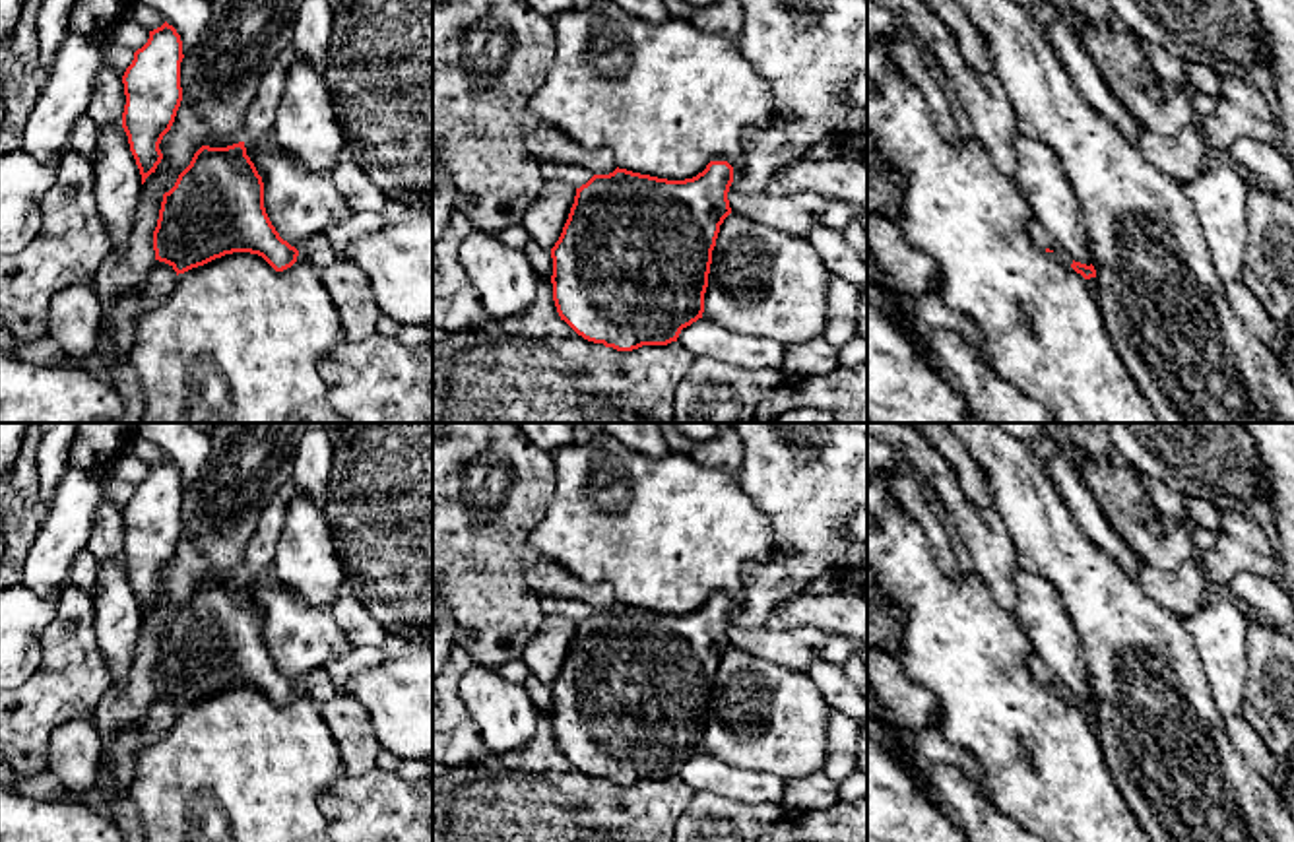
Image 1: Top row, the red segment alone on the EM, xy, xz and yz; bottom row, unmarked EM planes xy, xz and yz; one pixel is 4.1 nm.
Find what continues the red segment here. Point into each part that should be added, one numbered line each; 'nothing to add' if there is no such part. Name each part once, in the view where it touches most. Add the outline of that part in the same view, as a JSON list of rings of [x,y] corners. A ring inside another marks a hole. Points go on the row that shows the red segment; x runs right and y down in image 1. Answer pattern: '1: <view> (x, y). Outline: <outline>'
1: yz (1038, 233). Outline: [[[1032,217],[1026,225],[1030,237],[1042,246],[1042,248],[1050,248],[1053,252],[1059,254],[1061,262],[1065,266],[1073,264],[1073,258],[1065,252],[1059,250],[1057,243],[1053,237],[1048,235],[1048,231]]]

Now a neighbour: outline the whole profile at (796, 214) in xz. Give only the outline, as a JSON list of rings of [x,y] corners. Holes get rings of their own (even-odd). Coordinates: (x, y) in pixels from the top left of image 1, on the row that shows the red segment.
[[[733,184],[729,186],[728,200],[731,213],[745,215],[795,237],[807,237],[807,233],[823,221],[826,208],[826,198],[817,192],[784,194],[766,188],[749,194],[737,190]]]

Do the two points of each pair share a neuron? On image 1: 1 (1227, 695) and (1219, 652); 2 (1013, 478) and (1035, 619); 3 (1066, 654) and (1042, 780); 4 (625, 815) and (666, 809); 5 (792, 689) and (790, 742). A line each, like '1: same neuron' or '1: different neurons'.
1: same neuron
2: different neurons
3: different neurons
4: same neuron
5: same neuron

